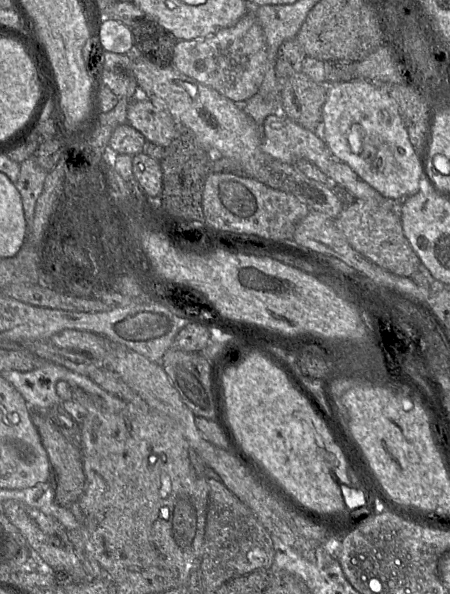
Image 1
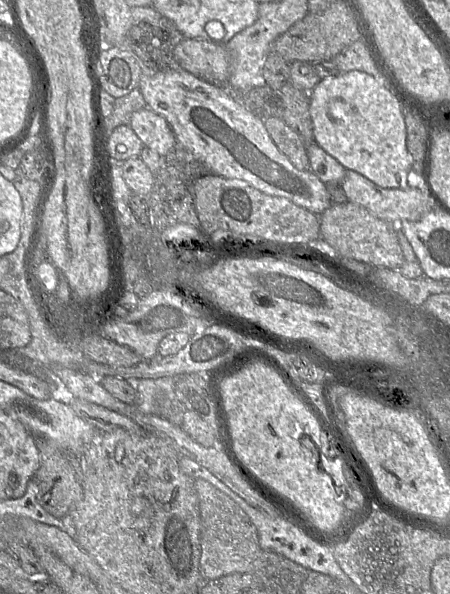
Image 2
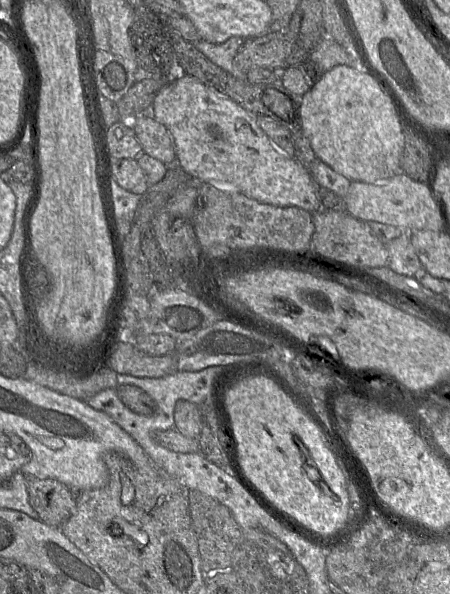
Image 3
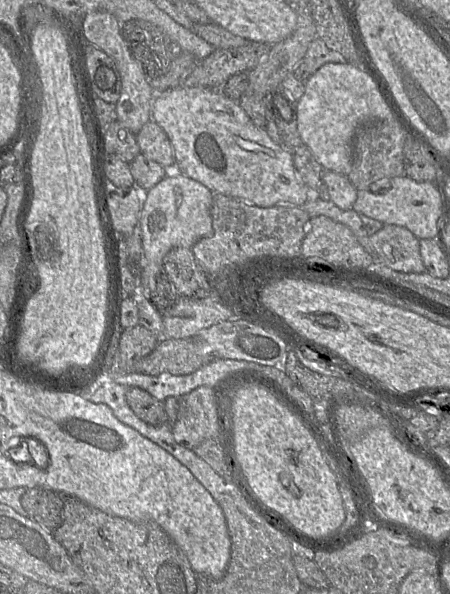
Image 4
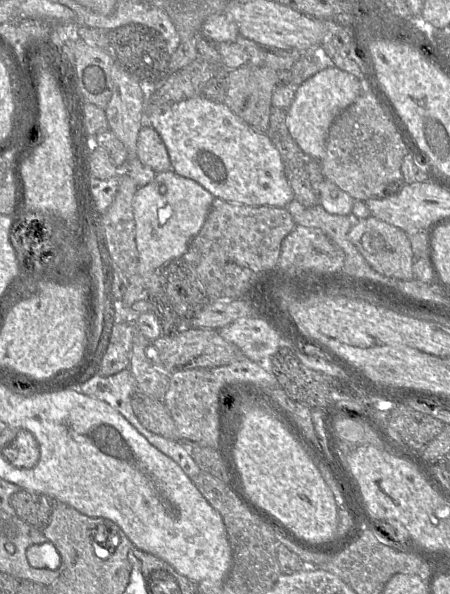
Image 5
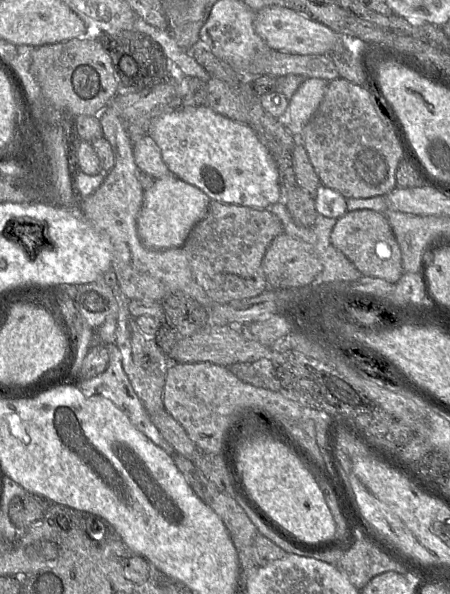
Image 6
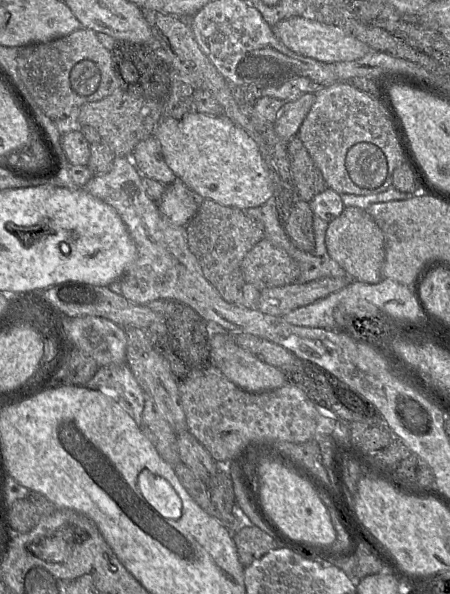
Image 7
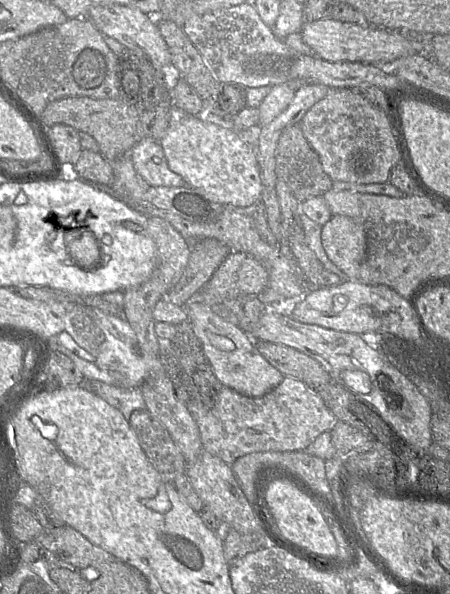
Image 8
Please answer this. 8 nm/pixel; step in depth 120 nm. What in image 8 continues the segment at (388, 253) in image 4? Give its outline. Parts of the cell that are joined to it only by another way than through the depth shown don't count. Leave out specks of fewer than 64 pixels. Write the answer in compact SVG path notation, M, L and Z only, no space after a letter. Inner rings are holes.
M333 215L322 226L321 240L330 261L351 281L358 281L359 269L367 250L362 225L347 216Z

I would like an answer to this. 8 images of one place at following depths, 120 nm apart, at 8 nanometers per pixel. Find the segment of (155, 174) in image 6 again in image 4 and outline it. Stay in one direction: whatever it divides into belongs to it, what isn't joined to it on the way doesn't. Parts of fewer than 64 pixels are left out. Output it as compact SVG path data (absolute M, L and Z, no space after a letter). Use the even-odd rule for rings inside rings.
M149 121L136 134L141 154L146 158L169 167L175 162L173 146L165 131L155 122Z

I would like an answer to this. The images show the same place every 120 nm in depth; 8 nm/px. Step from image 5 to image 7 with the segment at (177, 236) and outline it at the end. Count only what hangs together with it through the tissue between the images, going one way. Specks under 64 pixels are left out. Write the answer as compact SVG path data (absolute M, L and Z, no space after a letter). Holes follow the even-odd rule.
M177 178L174 183L166 186L156 203L165 221L173 226L186 226L197 213L200 200L204 199Z

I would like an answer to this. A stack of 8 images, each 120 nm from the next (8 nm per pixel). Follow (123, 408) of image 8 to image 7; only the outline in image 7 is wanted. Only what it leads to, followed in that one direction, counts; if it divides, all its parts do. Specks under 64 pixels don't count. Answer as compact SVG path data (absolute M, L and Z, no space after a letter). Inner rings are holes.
M126 363L99 367L85 386L113 397L141 429L145 393Z

